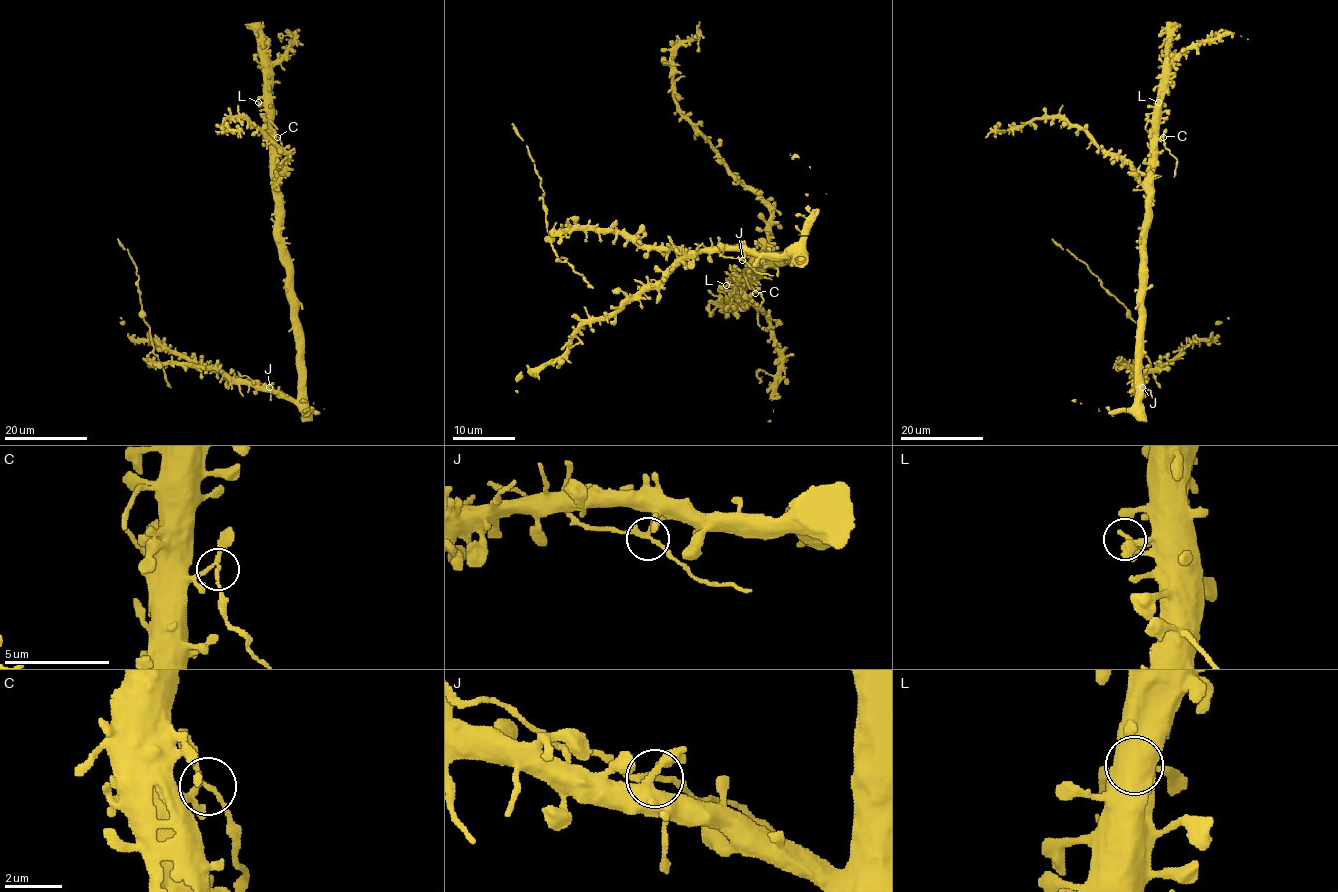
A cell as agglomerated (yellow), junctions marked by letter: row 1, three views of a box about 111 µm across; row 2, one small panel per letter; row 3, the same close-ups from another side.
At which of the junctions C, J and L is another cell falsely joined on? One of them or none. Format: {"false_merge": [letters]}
{"false_merge": ["C"]}

